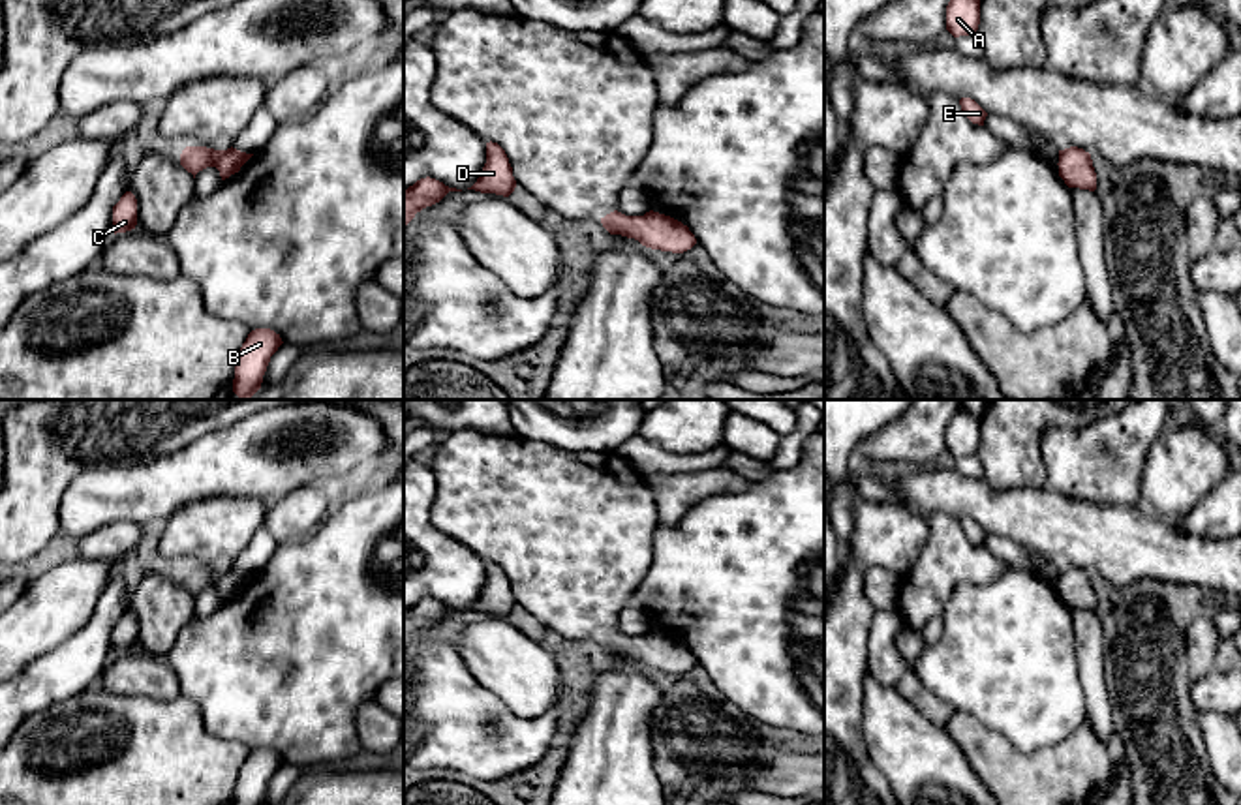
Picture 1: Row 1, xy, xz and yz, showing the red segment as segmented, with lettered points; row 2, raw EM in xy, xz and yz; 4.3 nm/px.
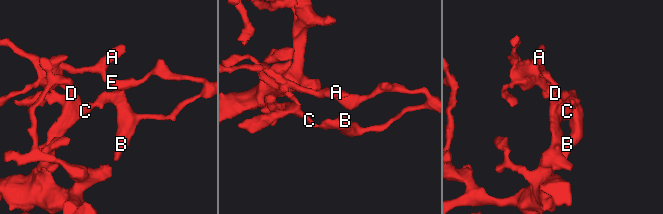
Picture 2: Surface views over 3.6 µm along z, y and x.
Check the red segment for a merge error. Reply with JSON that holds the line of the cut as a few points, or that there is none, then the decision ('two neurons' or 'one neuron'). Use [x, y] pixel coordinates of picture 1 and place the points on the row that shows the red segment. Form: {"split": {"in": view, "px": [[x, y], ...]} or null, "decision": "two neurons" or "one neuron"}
{"split": {"in": "xy", "px": [[190, 154], [196, 166], [220, 158], [224, 179]]}, "decision": "two neurons"}

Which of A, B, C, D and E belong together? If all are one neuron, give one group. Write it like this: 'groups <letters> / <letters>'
groups A B E / C D

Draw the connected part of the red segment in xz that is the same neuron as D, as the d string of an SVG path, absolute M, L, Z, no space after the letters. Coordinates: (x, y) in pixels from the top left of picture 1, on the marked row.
M486 143L486 163L477 182L467 190L509 197L514 188L516 180L505 150L498 143Z

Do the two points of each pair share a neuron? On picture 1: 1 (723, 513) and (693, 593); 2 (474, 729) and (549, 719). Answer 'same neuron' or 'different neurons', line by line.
1: same neuron
2: same neuron

